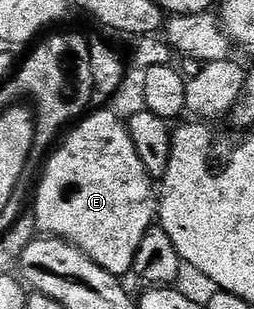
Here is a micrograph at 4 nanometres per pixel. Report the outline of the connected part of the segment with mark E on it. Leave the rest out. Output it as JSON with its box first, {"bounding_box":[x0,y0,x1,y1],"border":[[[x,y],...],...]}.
{"bounding_box":[33,110,157,278],"border":[[[95,110],[84,115],[66,133],[62,143],[48,155],[33,192],[33,224],[40,233],[58,236],[77,246],[77,250],[97,262],[101,270],[109,270],[109,274],[123,278],[131,272],[141,238],[145,238],[147,231],[156,223],[157,188],[141,158],[137,158],[137,150],[126,123],[122,119],[119,121],[109,111]]]}

